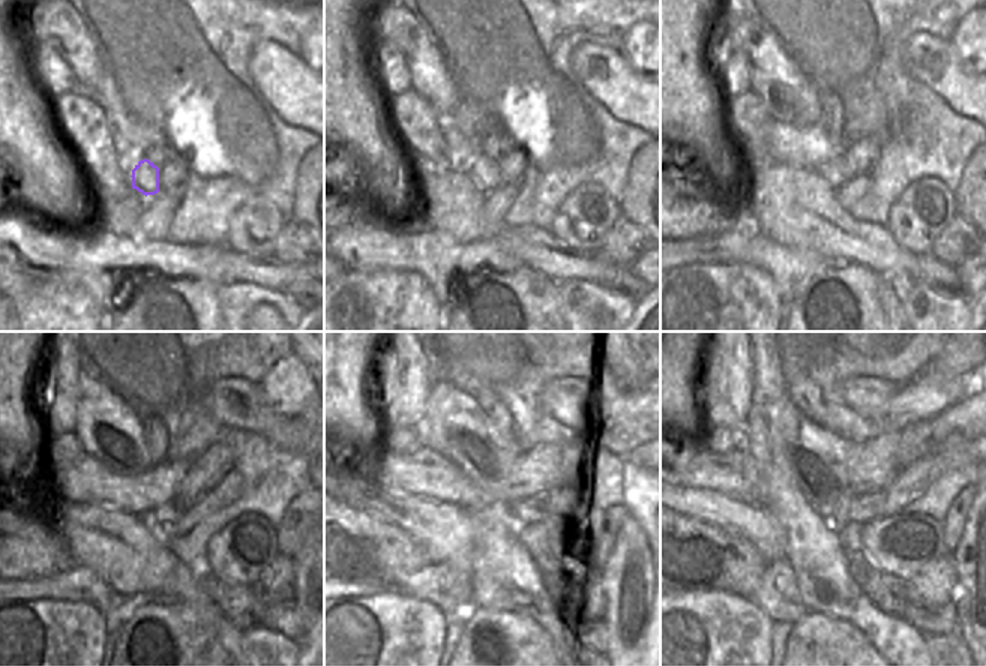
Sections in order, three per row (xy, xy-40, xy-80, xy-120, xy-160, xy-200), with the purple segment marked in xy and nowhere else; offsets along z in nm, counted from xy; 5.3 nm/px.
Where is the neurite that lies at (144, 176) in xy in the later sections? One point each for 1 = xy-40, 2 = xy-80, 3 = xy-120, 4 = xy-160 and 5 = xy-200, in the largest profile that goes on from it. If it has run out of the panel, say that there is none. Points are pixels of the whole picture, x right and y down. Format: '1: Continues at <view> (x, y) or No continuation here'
1: Continues at xy-40 (485, 171)
2: Continues at xy-80 (833, 173)
3: Continues at xy-120 (167, 515)
4: Continues at xy-160 (539, 507)
5: Continues at xy-200 (875, 506).

